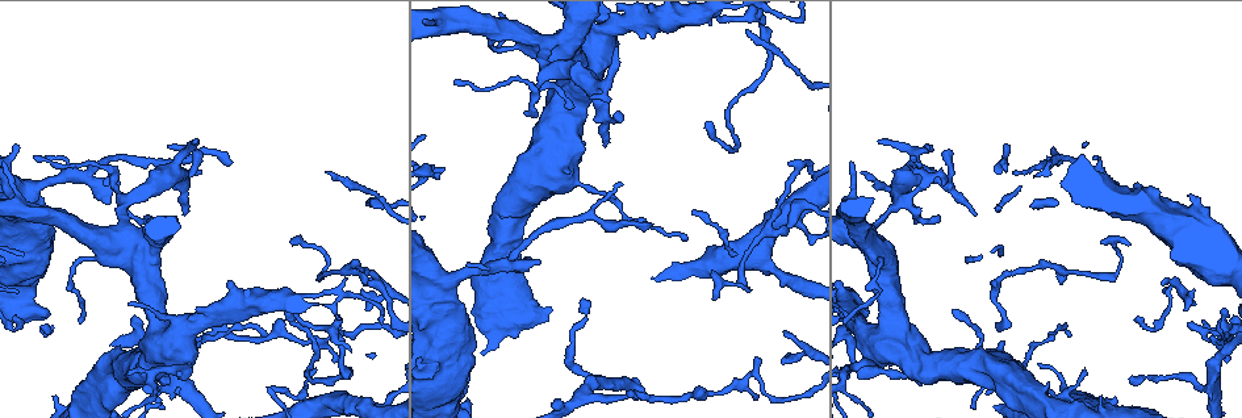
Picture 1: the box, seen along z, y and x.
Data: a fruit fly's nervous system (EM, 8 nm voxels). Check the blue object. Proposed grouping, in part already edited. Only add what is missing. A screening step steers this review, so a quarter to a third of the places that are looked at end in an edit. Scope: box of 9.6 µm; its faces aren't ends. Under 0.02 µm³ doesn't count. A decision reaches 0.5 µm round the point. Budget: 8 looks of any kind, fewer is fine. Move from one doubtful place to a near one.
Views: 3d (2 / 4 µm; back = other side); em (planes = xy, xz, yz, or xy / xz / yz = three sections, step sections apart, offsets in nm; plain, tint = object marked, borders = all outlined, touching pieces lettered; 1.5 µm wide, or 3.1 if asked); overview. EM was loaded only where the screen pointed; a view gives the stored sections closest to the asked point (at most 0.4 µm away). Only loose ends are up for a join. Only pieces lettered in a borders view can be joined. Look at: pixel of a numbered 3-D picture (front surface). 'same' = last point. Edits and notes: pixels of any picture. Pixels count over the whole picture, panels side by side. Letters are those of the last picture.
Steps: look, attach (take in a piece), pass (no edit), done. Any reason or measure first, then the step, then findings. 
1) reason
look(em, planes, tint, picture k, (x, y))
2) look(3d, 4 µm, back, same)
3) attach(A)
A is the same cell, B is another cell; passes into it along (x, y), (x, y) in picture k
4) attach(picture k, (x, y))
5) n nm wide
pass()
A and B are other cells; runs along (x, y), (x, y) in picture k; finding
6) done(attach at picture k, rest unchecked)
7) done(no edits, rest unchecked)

an open end
look(em, xz, step 4, borders, picture 1, (120, 181))

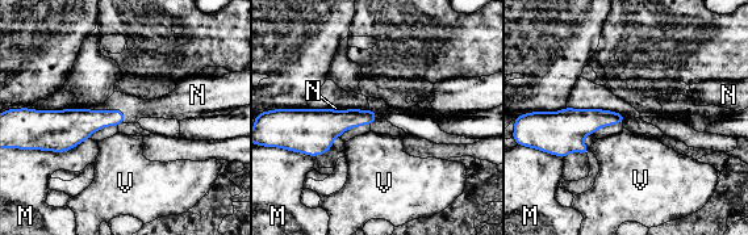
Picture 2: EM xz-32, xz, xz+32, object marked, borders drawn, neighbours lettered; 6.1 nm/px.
attach(N)
N is the same cell, M and V are other cells; passes into it along (69, 128), (105, 110), (134, 108) in picture 2; the neuron continues

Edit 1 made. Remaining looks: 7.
look(overview)

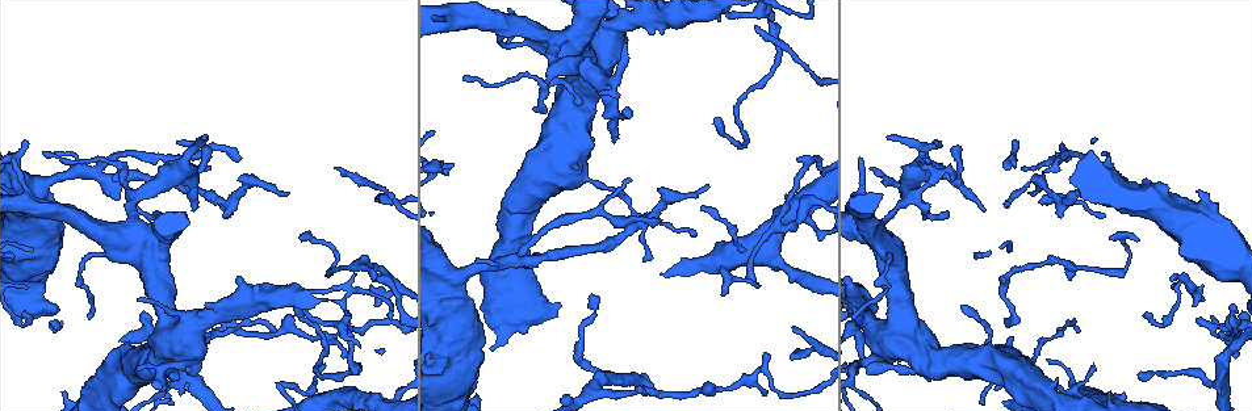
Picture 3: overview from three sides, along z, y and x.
branch stops here
look(3d, 2 µm, picture 3, (1102, 151))

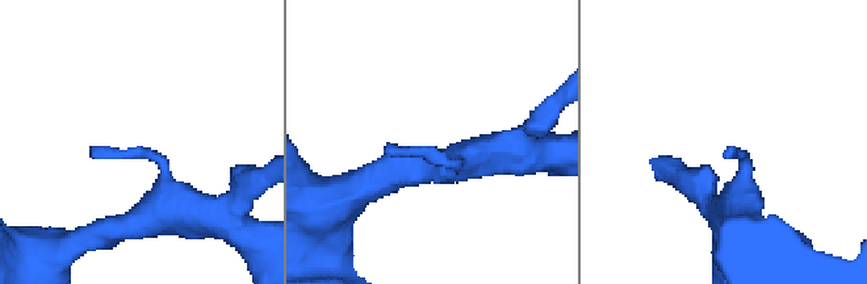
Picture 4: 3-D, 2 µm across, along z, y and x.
need the tissue
look(em, planes, borders, picture 4, (95, 151))

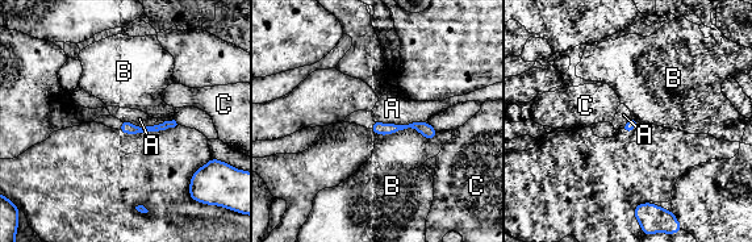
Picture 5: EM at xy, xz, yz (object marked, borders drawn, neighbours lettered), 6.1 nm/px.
pass()
A, B and C are other cells; border along (374, 120), (395, 124), (427, 121) in picture 5; no lettered piece goes on from it

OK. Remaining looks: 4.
tapers out
look(3d, 2 µm, picture 3, (464, 77))

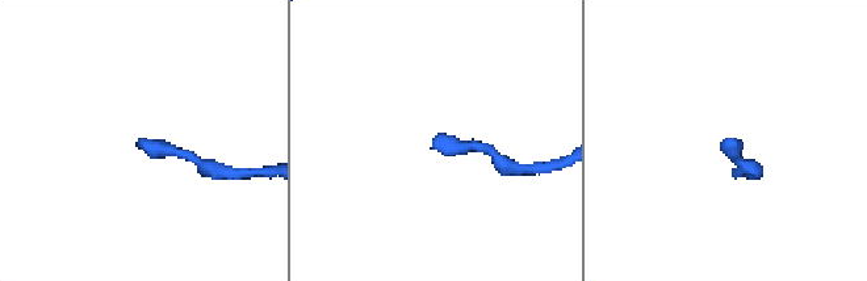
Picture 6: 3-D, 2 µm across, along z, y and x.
now the EM
look(em, planes, borders, picture 6, (436, 136))

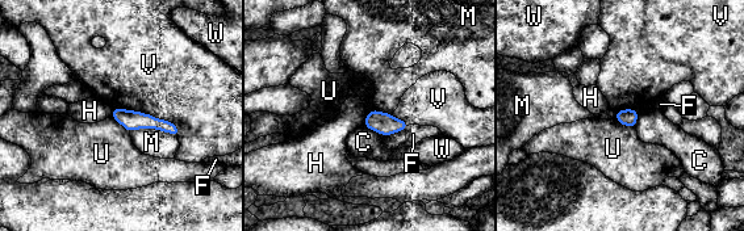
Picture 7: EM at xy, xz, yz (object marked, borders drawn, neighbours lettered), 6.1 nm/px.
V touches over 440 nm
pass()
C, F, H, M, U, V and W are other cells; border along (615, 118), (623, 125), (635, 127) in picture 7; no lettered piece goes on from it

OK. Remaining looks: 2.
an open end
look(3d, 4 µm, picture 3, (614, 141))

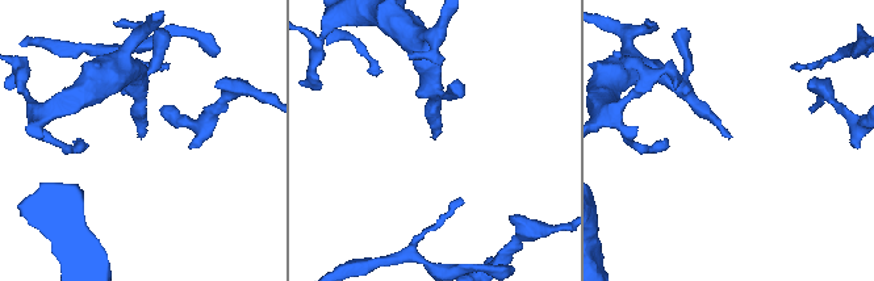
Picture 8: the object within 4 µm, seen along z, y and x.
look(em, planes, borders, picture 8, (141, 135))

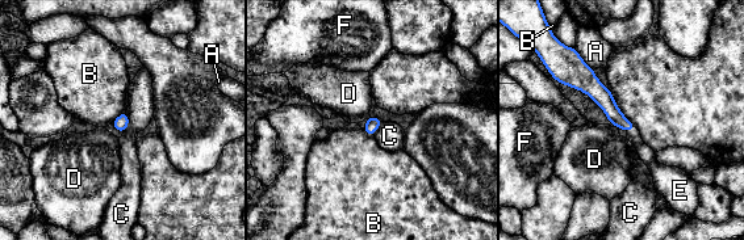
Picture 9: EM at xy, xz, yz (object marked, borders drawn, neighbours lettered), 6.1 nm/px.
attach(E)
E is the same cell, A, B, C, D and F are other cells; passes into it along (604, 99), (631, 129), (646, 154) in picture 9; the neuron continues

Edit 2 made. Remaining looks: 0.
done(attach at picture 2, attach at picture 9, rest unchecked)

